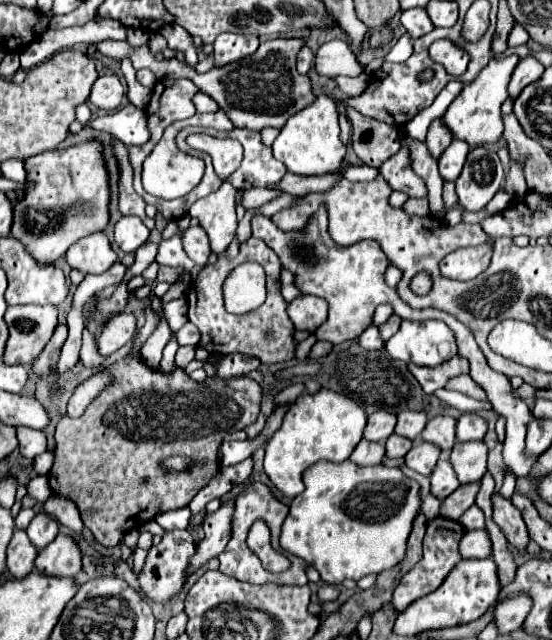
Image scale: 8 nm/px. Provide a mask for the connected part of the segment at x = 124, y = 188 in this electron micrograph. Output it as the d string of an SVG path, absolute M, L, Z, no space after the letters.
M121 141L115 143L115 155L117 155L119 167L121 167L121 181L119 181L119 189L121 189L119 207L121 207L121 213L141 217L147 228L153 230L155 219L145 217L145 201L133 189L133 171L131 171L131 165L127 161L127 147Z

